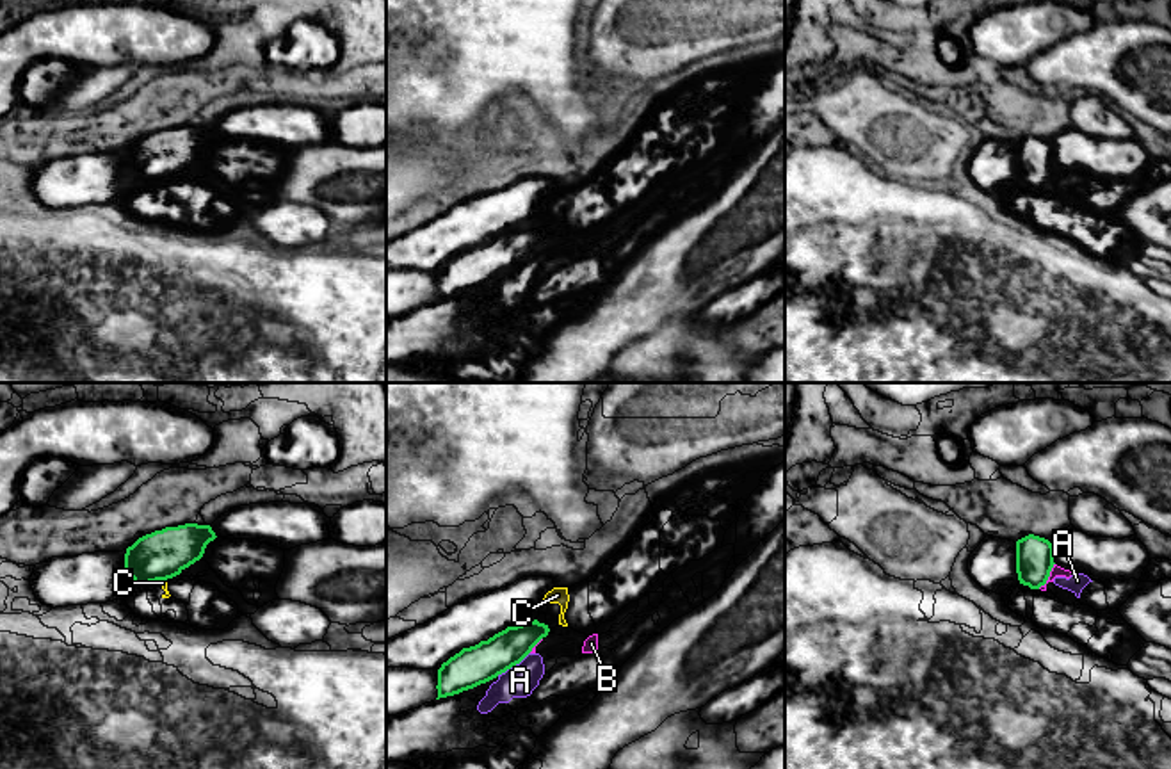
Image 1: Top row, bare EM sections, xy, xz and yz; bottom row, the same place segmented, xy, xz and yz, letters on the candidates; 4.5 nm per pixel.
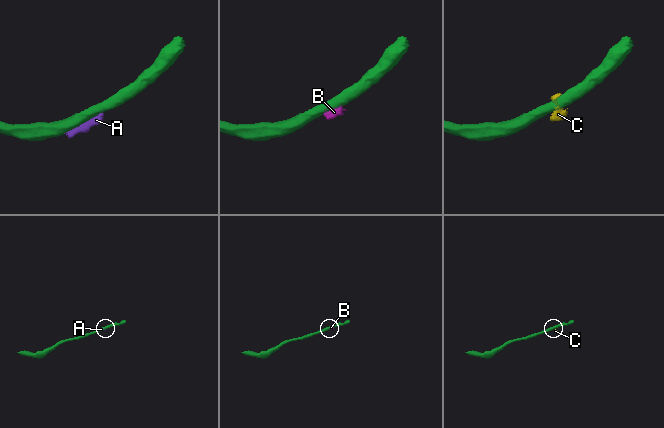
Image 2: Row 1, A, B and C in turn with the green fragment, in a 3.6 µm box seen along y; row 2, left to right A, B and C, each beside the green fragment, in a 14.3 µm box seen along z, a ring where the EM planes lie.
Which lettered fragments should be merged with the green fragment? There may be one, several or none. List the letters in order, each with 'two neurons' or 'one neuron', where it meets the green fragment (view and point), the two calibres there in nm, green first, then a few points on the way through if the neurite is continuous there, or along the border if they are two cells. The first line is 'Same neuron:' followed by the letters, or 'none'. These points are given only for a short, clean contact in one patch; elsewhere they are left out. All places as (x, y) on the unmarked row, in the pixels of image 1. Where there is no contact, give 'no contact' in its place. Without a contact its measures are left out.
Same neuron: none
A: two neurons | xz (513, 266) | 180/150 nm
B: two neurons | yz (1049, 177) | 180/50 nm | along yz (1054, 164), (1049, 180), (1038, 189)
C: two neurons | xy (159, 180) | 220/30 nm | along xy (164, 180), (155, 182)

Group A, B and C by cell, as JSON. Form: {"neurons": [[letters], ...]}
{"neurons": [["A", "B"], ["C"]]}

